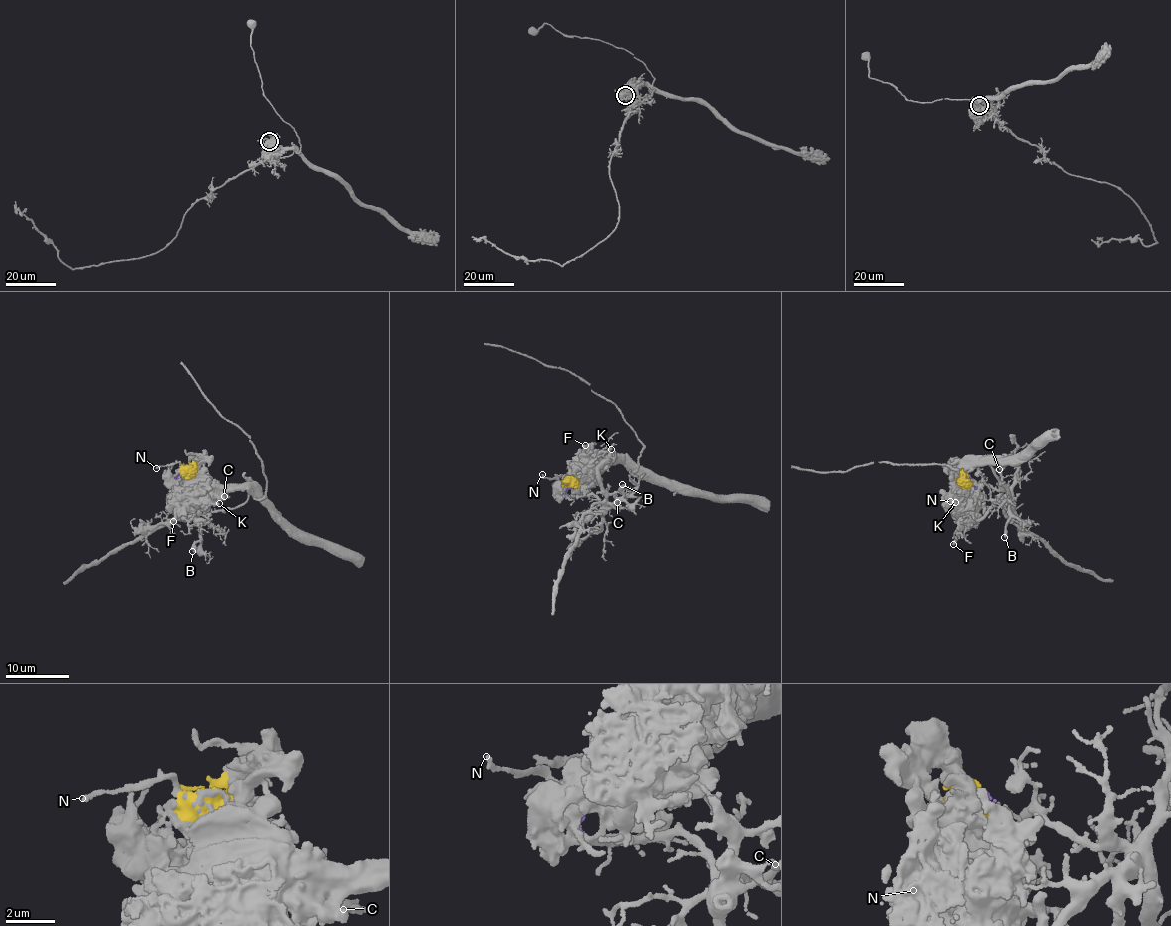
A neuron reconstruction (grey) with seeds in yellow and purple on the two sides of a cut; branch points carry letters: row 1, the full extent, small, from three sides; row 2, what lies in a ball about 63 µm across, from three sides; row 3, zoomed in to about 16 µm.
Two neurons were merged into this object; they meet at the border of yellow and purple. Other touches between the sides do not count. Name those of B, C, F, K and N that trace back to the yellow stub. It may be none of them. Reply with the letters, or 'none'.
F, K, N

